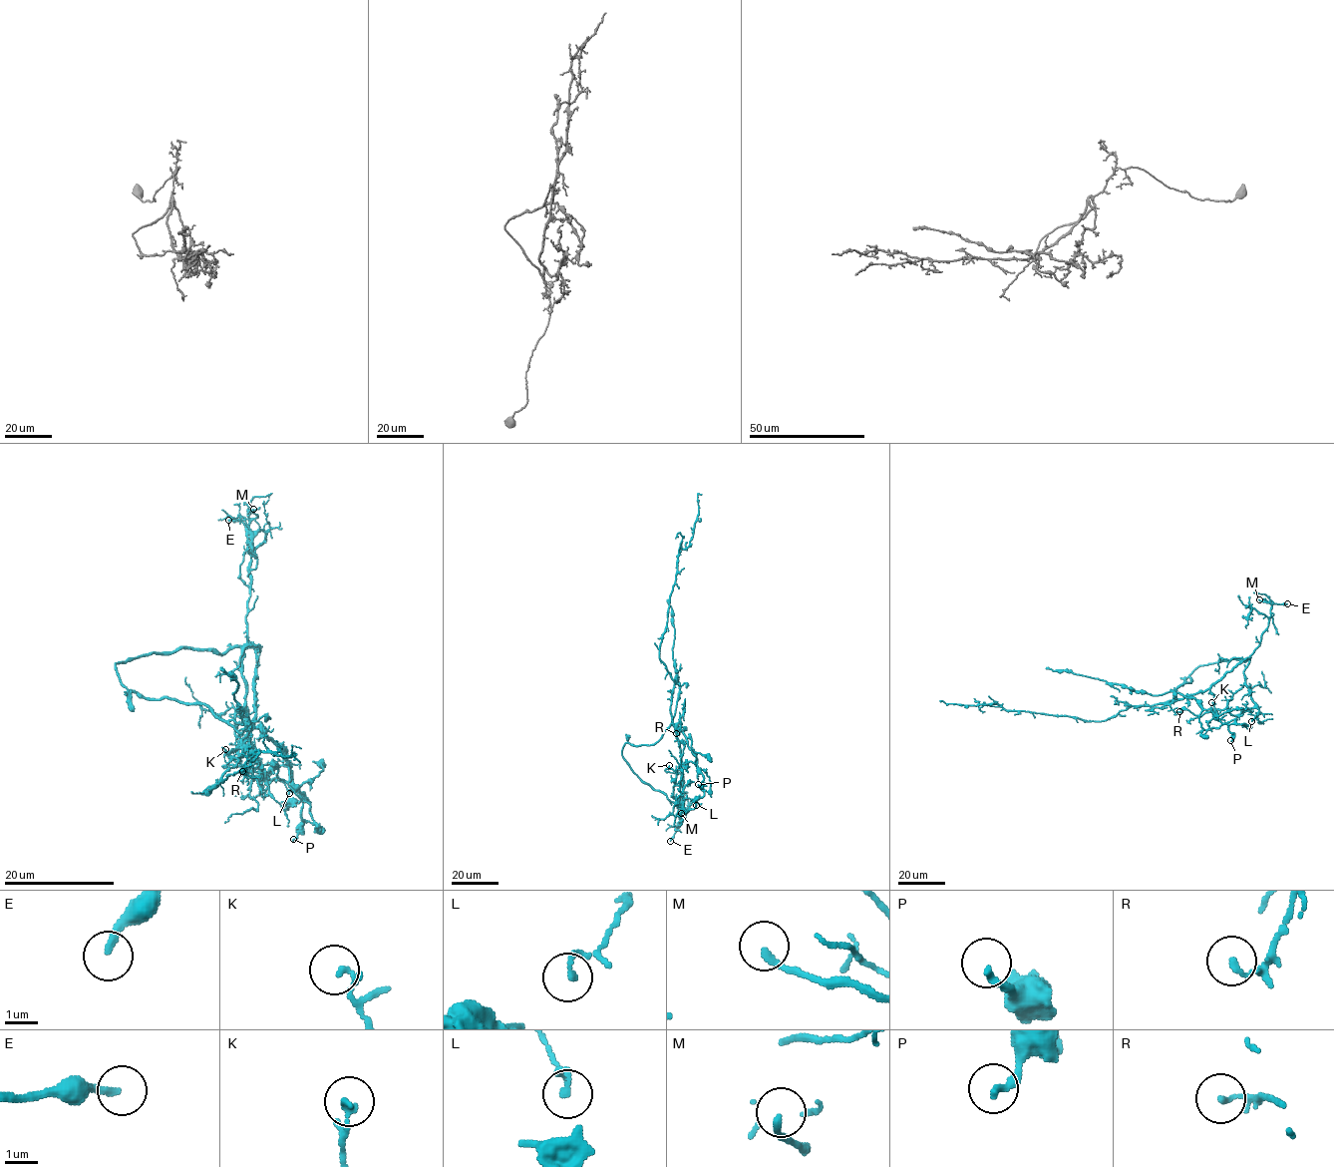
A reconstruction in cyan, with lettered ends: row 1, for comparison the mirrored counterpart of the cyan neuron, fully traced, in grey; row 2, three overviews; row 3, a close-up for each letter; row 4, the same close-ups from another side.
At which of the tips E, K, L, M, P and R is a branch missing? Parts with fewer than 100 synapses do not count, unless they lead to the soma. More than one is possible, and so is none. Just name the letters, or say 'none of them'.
E

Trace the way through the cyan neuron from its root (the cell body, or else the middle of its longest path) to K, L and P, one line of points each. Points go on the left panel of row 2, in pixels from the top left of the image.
K: (254, 687), (257, 649), (246, 647), (242, 660), (244, 705), (235, 715), (242, 766), (224, 759), (225, 749)
L: (254, 687), (257, 649), (246, 647), (242, 675), (247, 745), (255, 763), (272, 780), (282, 781), (289, 793)
P: (254, 687), (255, 647), (116, 664), (147, 698), (202, 702), (269, 738), (305, 798), (293, 839)

